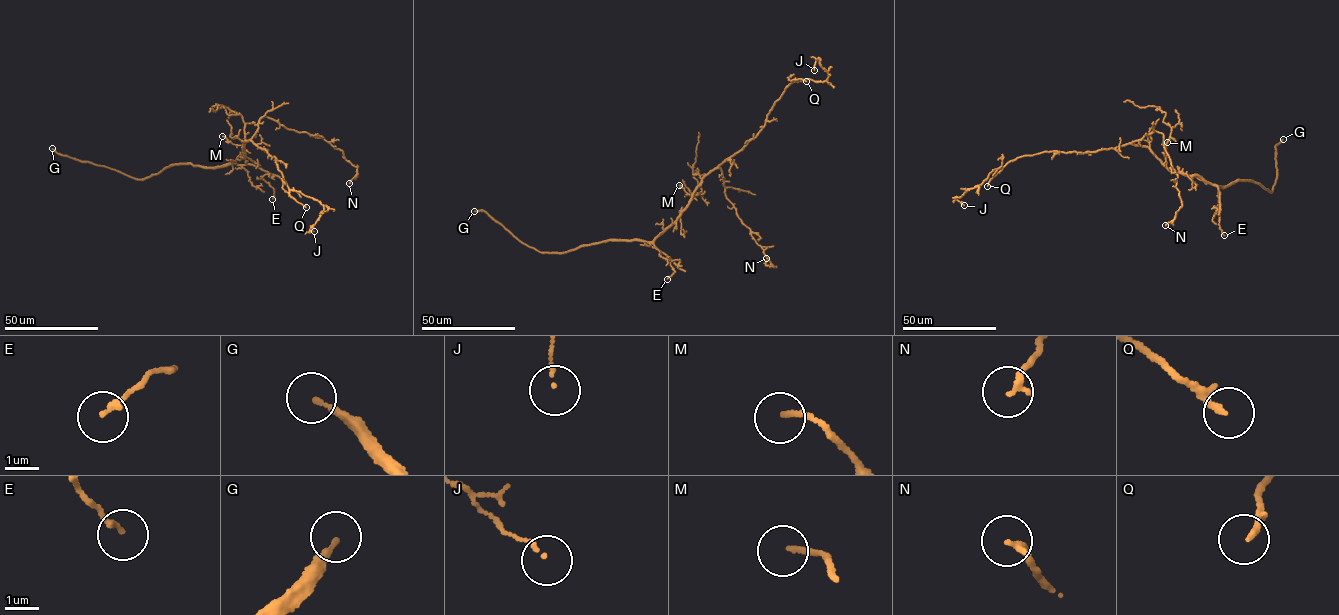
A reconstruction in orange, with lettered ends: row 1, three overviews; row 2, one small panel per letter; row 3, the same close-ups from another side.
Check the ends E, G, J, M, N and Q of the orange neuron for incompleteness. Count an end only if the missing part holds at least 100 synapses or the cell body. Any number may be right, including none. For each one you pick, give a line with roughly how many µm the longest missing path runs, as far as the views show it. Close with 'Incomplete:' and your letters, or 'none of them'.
G: missing 190 µm
Incomplete: G

